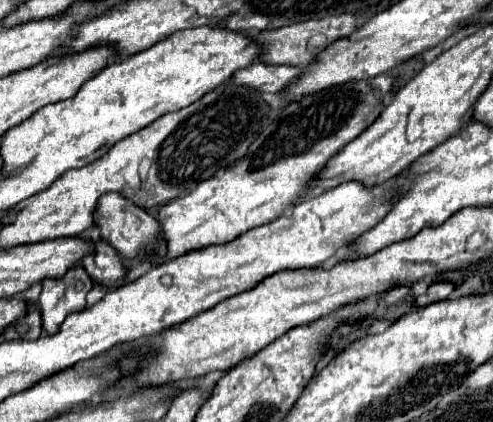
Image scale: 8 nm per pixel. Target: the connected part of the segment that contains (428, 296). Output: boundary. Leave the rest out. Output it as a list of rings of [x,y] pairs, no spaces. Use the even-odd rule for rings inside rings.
[[[436,281],[436,283],[432,283],[432,285],[428,287],[428,291],[426,291],[424,295],[416,297],[416,305],[418,305],[418,307],[426,307],[426,305],[430,305],[430,303],[444,301],[444,299],[448,299],[448,295],[452,293],[452,289],[454,289],[452,283],[448,283],[448,281]]]

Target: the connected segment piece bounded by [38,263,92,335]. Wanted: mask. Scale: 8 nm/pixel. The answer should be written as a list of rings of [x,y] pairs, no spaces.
[[[76,263],[64,277],[46,277],[42,281],[40,311],[46,335],[56,333],[66,315],[86,307],[86,293],[92,289],[92,279],[82,263]]]

